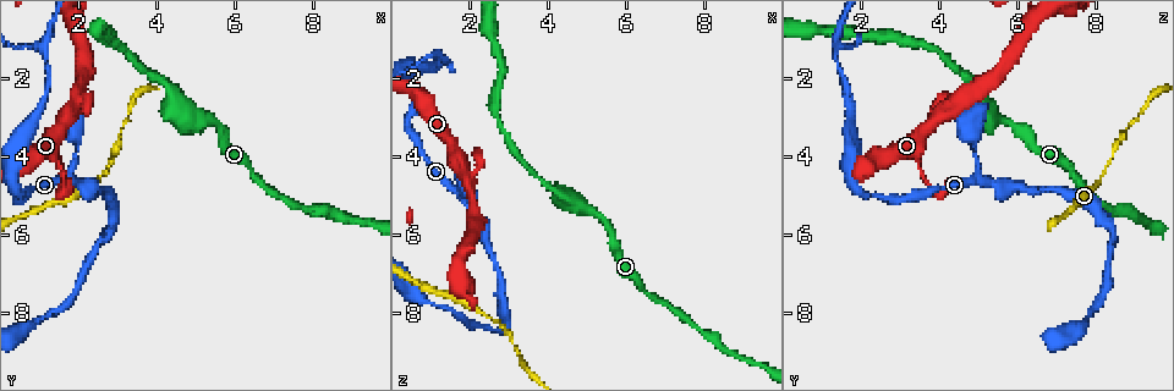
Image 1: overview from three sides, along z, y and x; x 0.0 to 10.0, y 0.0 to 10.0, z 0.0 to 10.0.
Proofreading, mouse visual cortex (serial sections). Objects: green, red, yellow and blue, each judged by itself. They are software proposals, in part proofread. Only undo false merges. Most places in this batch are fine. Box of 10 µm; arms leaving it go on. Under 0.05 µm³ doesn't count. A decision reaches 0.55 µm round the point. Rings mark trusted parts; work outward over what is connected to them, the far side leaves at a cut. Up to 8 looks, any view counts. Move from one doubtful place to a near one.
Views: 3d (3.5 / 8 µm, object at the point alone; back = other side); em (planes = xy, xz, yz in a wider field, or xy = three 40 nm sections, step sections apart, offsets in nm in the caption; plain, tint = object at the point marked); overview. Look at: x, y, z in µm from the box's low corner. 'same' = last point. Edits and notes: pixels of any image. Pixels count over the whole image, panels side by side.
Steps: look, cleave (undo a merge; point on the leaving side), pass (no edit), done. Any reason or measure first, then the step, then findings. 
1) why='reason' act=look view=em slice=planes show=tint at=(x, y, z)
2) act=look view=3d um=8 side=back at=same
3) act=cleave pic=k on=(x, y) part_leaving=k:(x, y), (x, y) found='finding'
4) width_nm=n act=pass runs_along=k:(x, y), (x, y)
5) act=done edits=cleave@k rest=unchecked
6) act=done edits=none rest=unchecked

why='branch point' act=look view=3d um=8 at=(2.00, 2.60, 4.60)

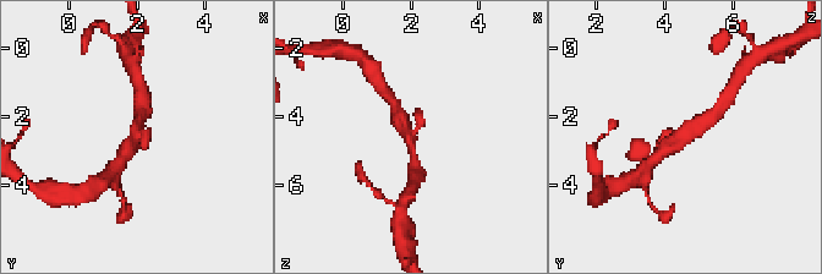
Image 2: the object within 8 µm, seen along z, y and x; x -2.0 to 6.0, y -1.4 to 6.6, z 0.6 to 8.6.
act=look view=em slice=planes show=tint at=same

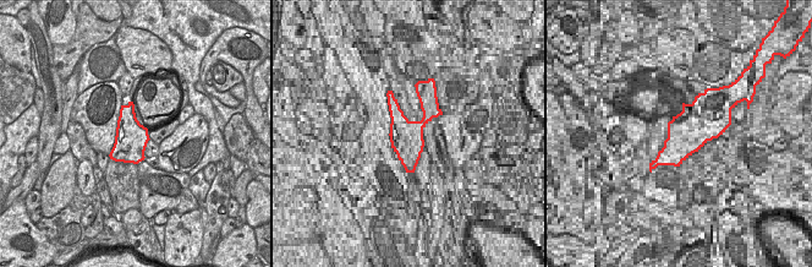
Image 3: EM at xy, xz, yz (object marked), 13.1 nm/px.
act=pass runs_along=2:(658, 157), (710, 115) found='continuous, no second cell'

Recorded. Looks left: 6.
why='three arms meet' act=look view=3d um=3.5 at=(1.25, 1.40, 1.40)

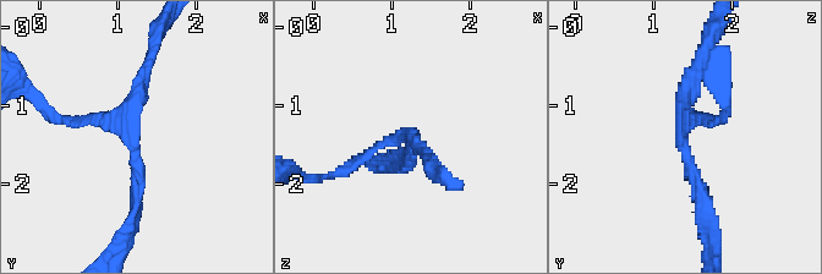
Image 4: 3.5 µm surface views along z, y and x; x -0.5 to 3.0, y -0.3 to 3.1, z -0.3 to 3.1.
act=look view=em slice=xy step=2 show=tint at=(1.20, 1.35, 1.40)

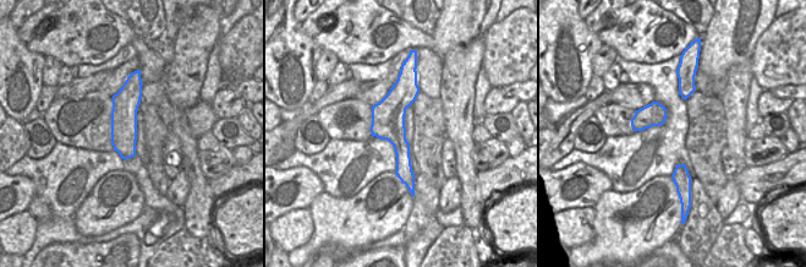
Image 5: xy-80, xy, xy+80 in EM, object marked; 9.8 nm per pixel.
arm_widths_nm=100,200,200 act=pass runs_along=5:(409, 82), (396, 137), (411, 186) found='continuous, no second cell'

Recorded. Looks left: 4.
why='narrows sharply' act=look view=3d um=8 at=(3.15, 3.20, 8.85)

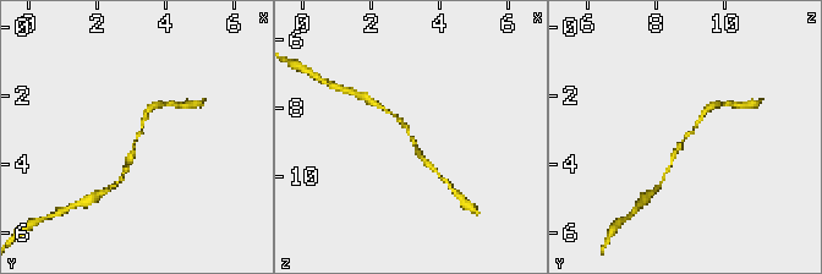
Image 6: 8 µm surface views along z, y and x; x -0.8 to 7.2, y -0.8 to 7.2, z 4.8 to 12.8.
act=look view=3d um=3.5 at=same

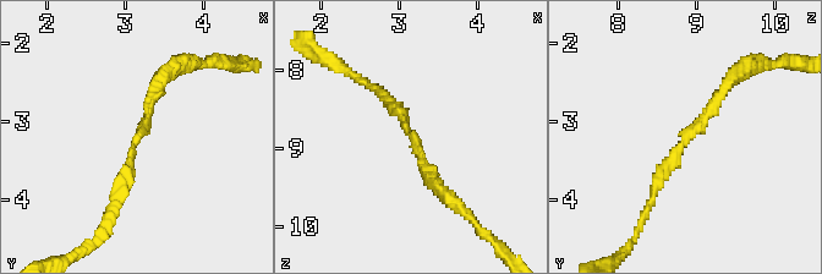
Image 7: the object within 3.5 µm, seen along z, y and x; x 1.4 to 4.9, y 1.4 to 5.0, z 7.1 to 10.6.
arm_widths_nm=150,150 why='shape alone is not enough' act=look view=em slice=xy step=3 show=tint at=(3.10, 3.25, 8.85)

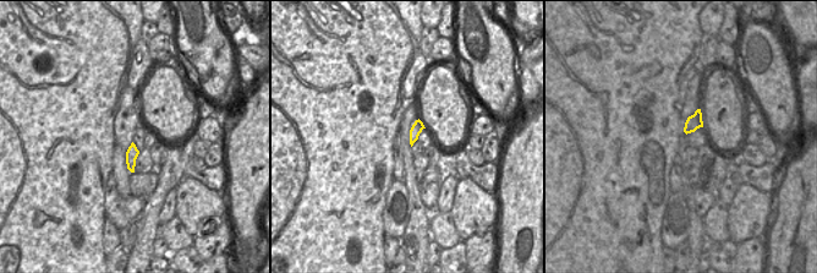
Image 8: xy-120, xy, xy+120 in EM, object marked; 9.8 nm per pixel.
act=pass runs_along=7:(647, 207), (663, 170), (735, 76) found='one cell here'

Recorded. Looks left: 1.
act=done edits=none rest=unchecked

